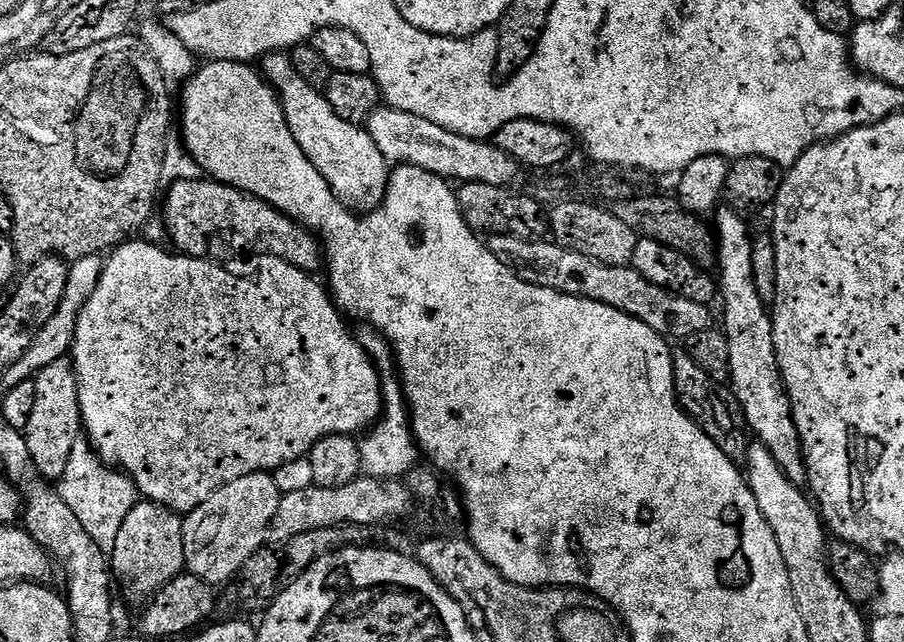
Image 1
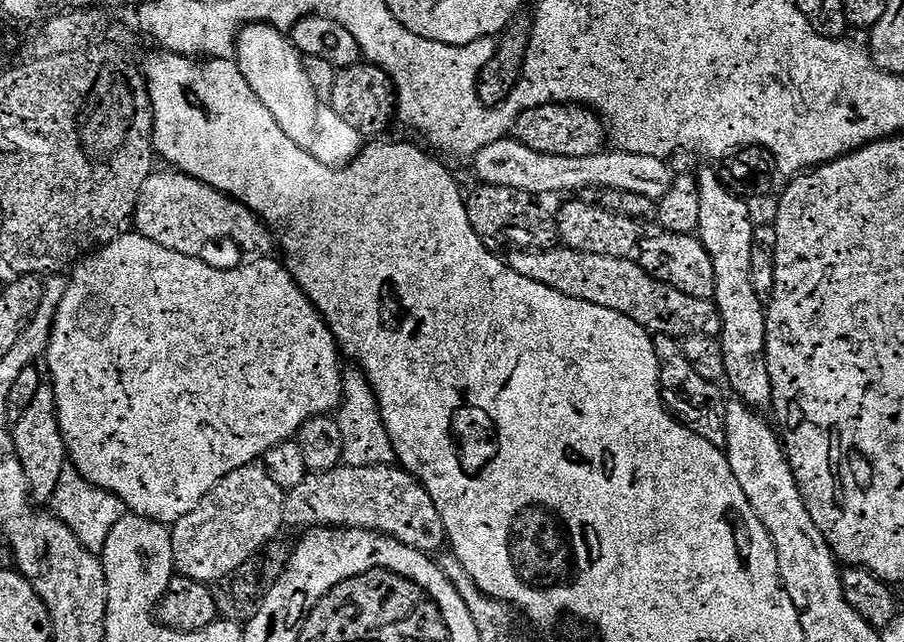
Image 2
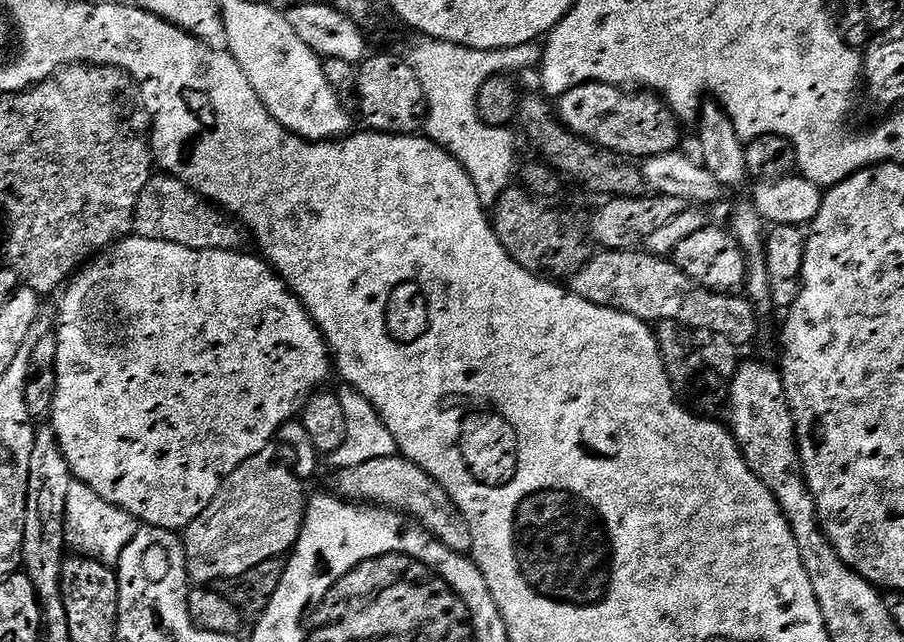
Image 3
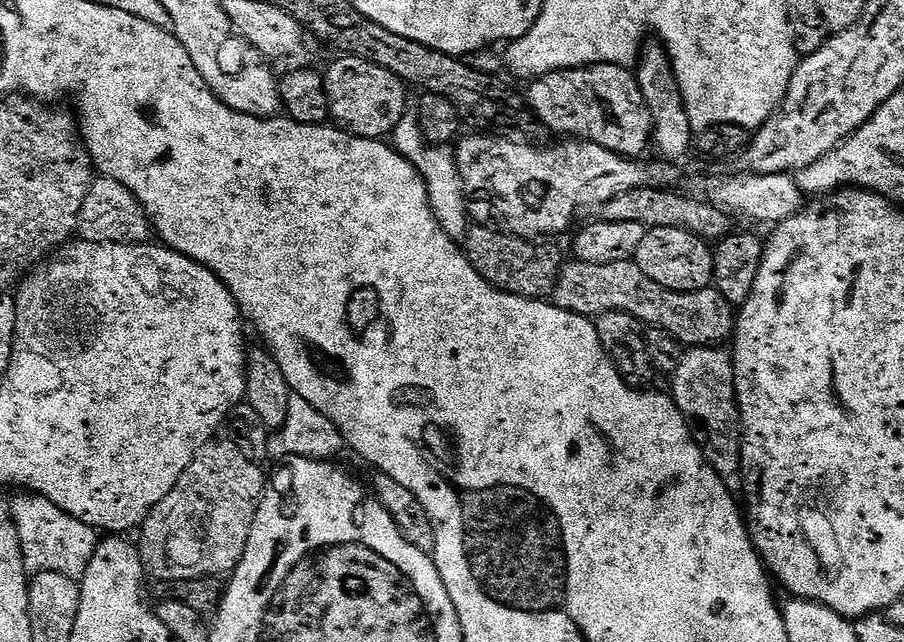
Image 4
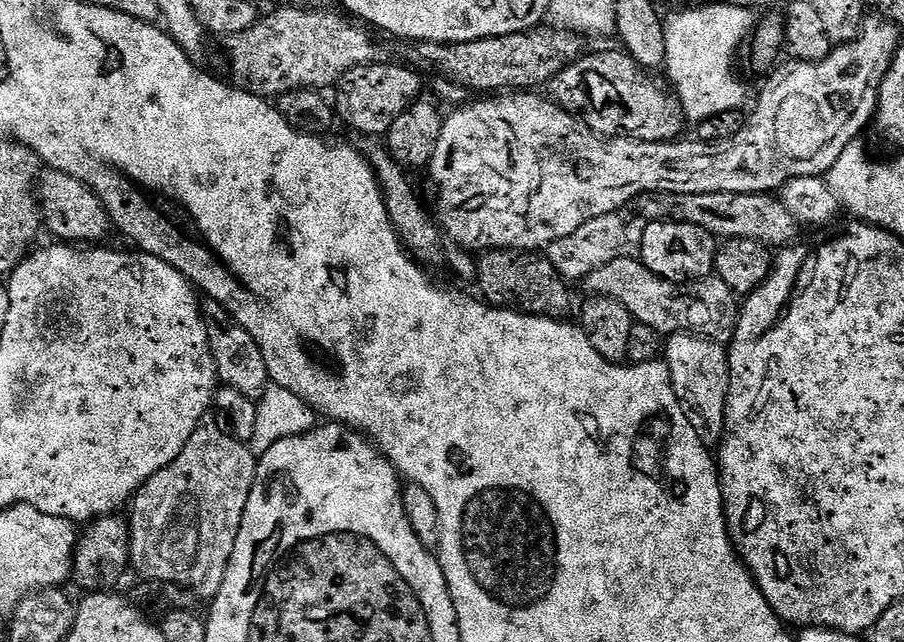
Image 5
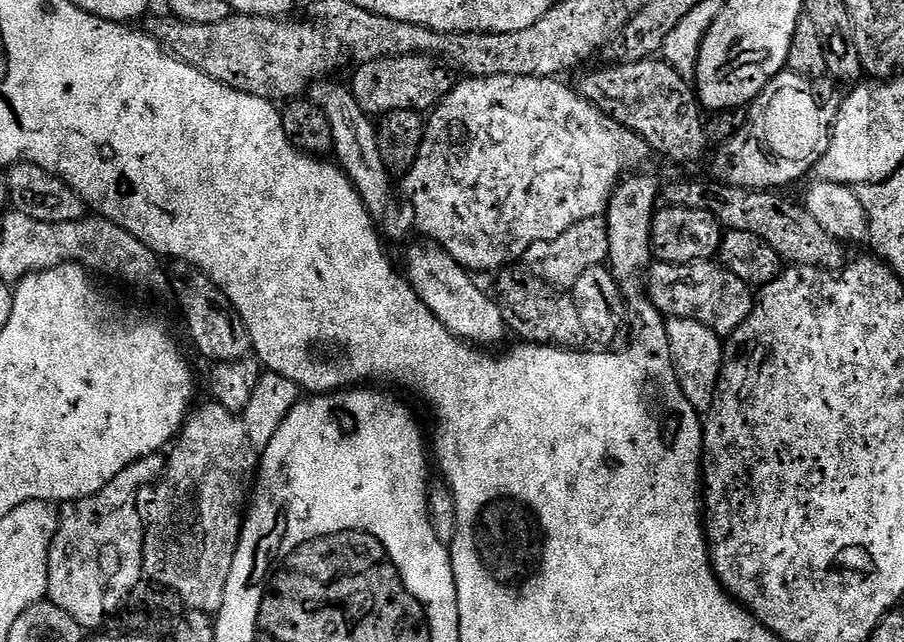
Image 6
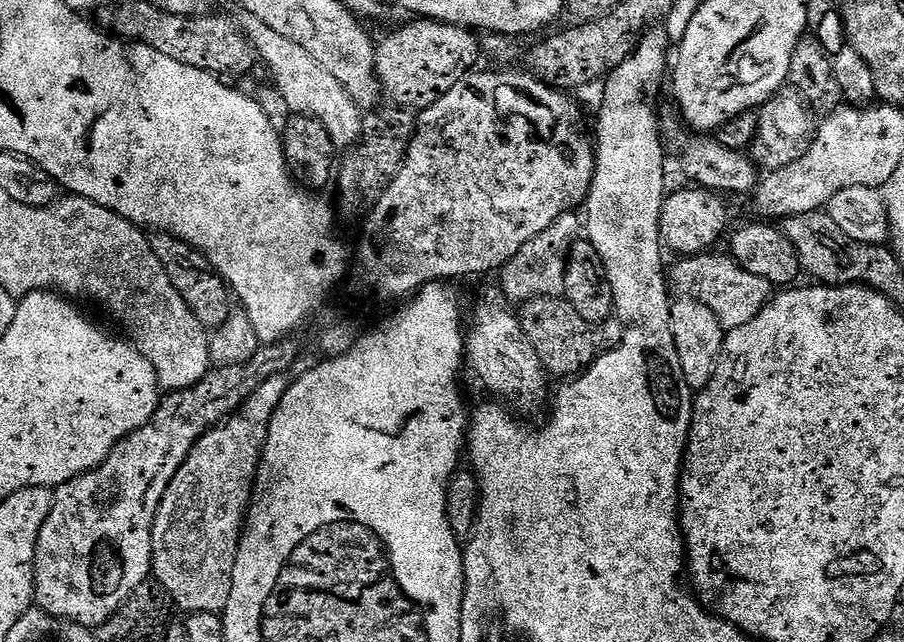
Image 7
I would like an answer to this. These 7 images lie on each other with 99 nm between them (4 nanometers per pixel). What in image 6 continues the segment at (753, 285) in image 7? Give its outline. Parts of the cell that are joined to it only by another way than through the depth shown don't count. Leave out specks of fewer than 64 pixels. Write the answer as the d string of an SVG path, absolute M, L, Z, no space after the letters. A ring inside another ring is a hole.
M719 262L699 264L651 265L648 276L650 303L665 318L697 320L708 328L714 328L722 338L736 331L752 313L754 292L742 278L735 276L729 268Z

